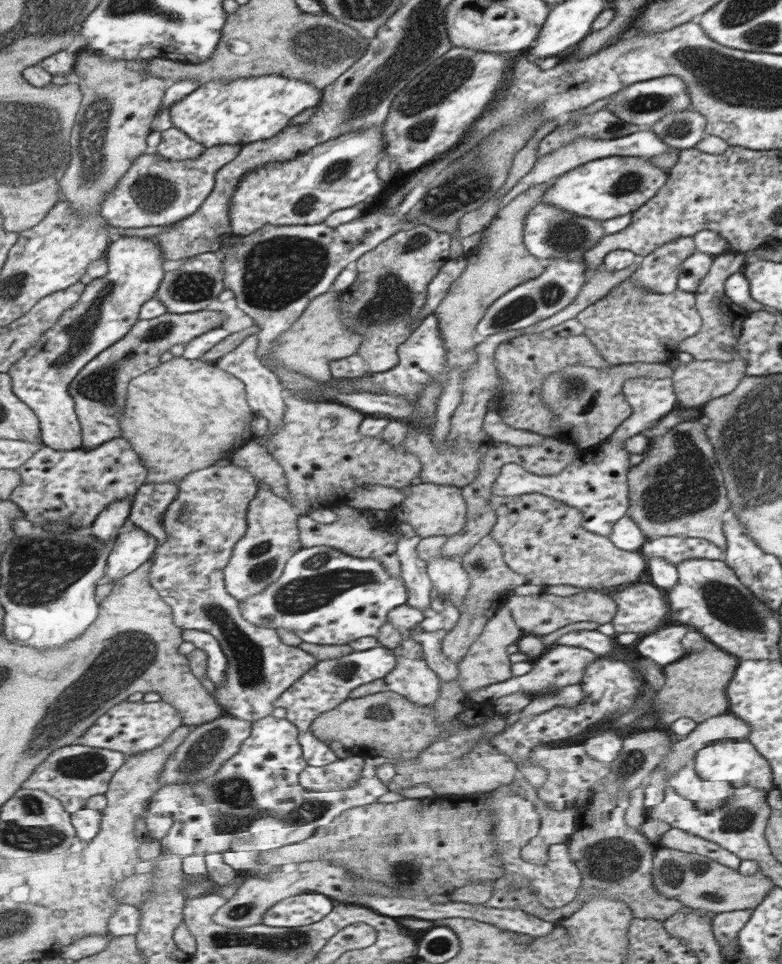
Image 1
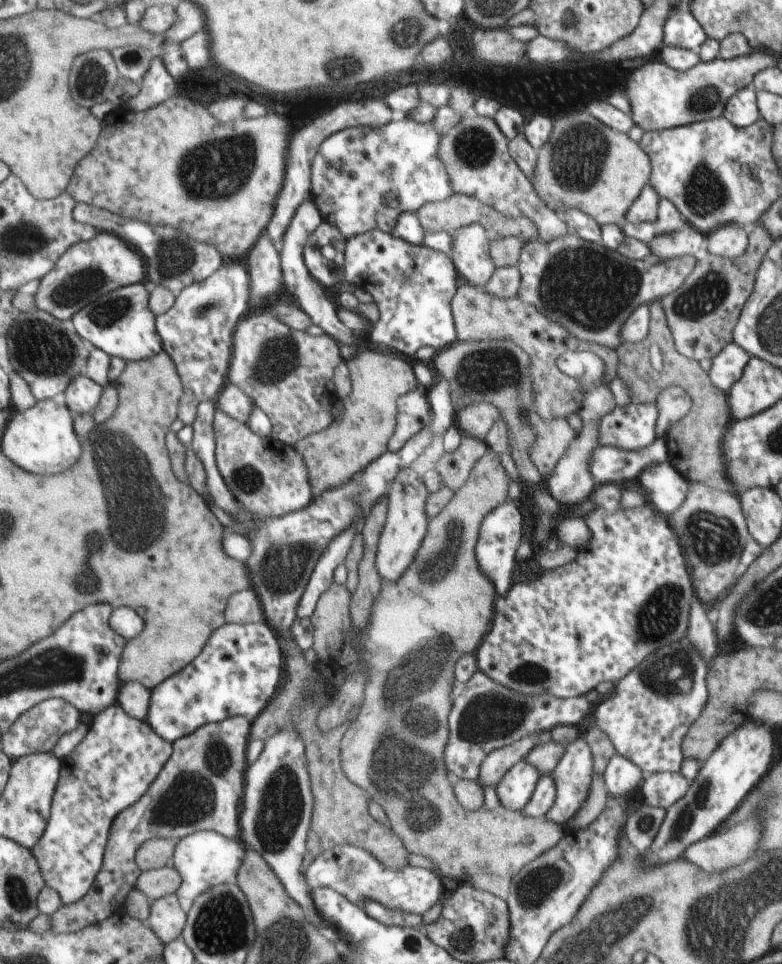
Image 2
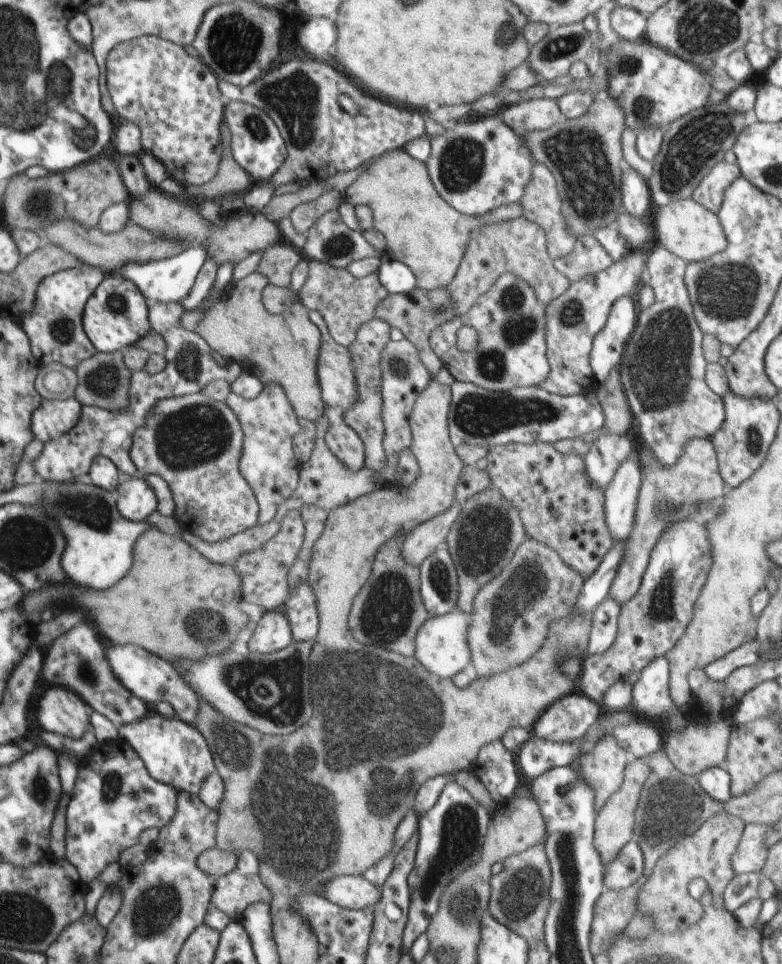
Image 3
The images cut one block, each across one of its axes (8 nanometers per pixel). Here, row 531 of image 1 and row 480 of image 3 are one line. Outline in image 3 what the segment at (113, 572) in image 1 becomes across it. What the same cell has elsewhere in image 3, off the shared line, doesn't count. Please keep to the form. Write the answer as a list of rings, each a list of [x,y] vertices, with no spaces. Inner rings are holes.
[[[143,476],[123,478],[119,486],[119,512],[131,522],[143,524],[159,512],[157,494],[149,488]]]

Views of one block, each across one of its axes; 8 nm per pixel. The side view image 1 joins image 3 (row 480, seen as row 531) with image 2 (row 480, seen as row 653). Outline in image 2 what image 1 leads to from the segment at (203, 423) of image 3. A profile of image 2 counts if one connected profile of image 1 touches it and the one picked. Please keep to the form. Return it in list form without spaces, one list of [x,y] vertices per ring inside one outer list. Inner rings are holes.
[[[217,410],[215,414],[215,436],[219,470],[223,472],[223,478],[227,480],[235,498],[241,502],[243,514],[237,520],[231,512],[217,504],[213,504],[213,510],[233,534],[251,540],[251,536],[263,530],[271,518],[283,518],[311,506],[313,488],[309,480],[309,468],[293,446],[279,444],[273,438],[261,438],[247,422],[241,422],[223,410]]]

